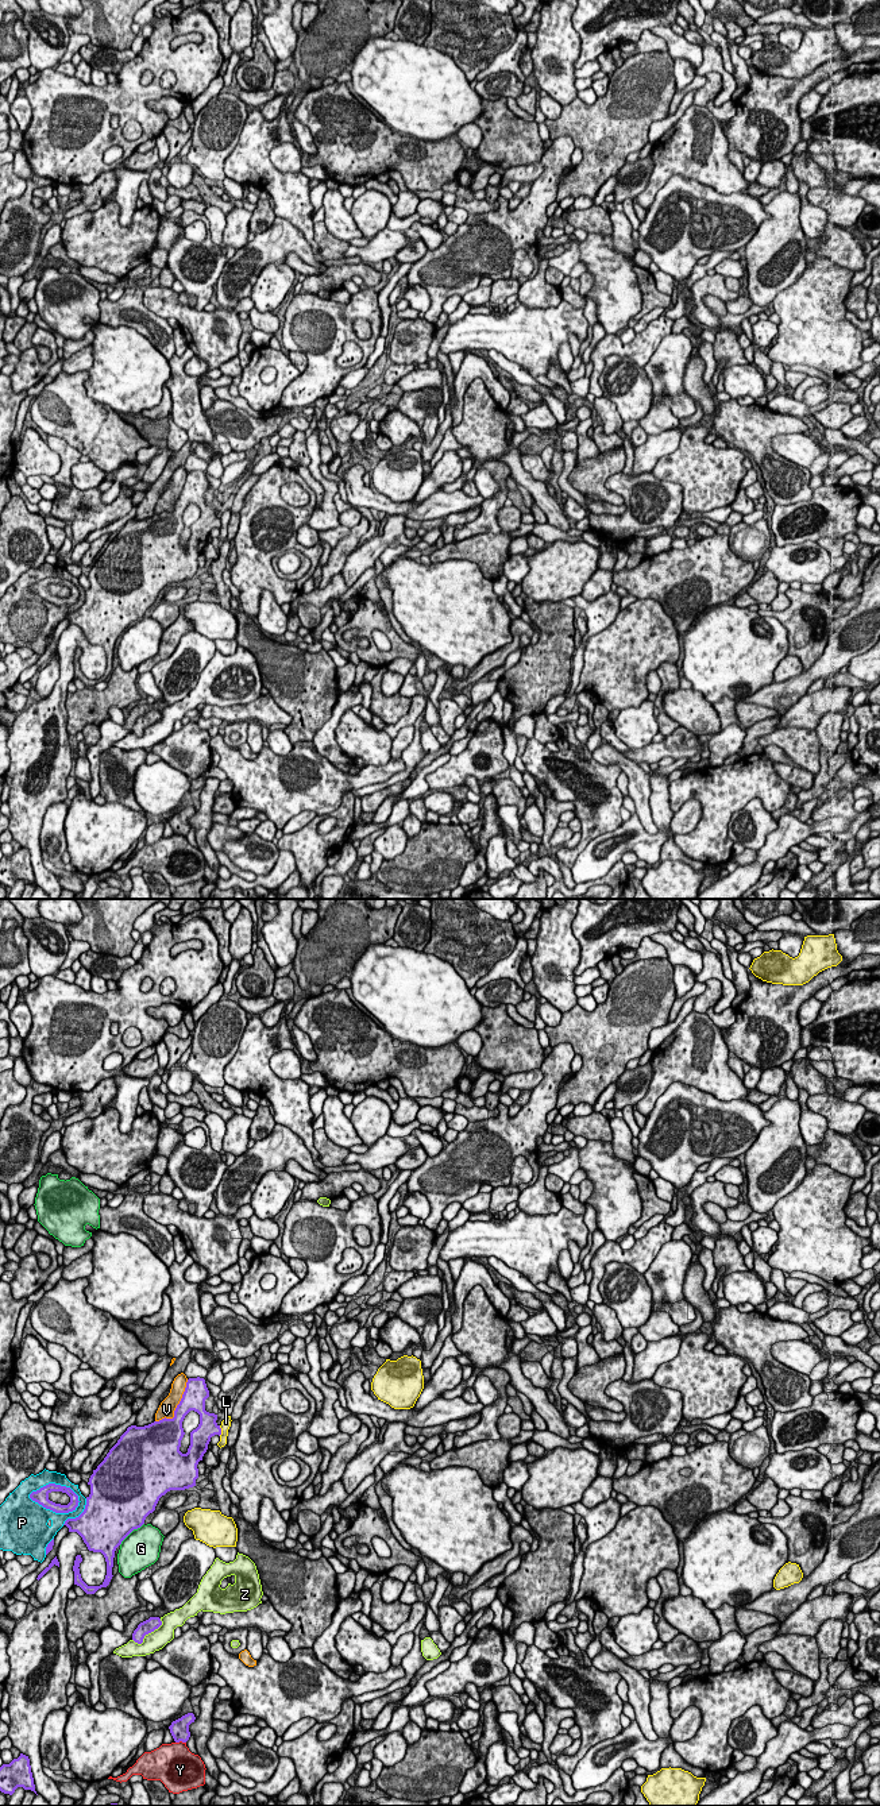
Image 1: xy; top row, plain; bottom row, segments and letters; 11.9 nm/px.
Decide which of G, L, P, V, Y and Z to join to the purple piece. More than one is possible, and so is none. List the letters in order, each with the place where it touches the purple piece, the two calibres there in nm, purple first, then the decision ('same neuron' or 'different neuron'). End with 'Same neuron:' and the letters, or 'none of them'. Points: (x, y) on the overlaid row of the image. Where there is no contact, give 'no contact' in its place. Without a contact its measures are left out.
G: xy (131, 1531) | 500/460 nm | different neuron
L: xy (220, 1431) | 240/120 nm | different neuron
P: xy (54, 1484) | 170/190 nm | different neuron
V: xy (177, 1407) | 280/190 nm | different neuron
Y: xy (180, 1740) | 220/420 nm | different neuron
Z: xy (147, 1633) | 160/240 nm | different neuron
Same neuron: none of them

